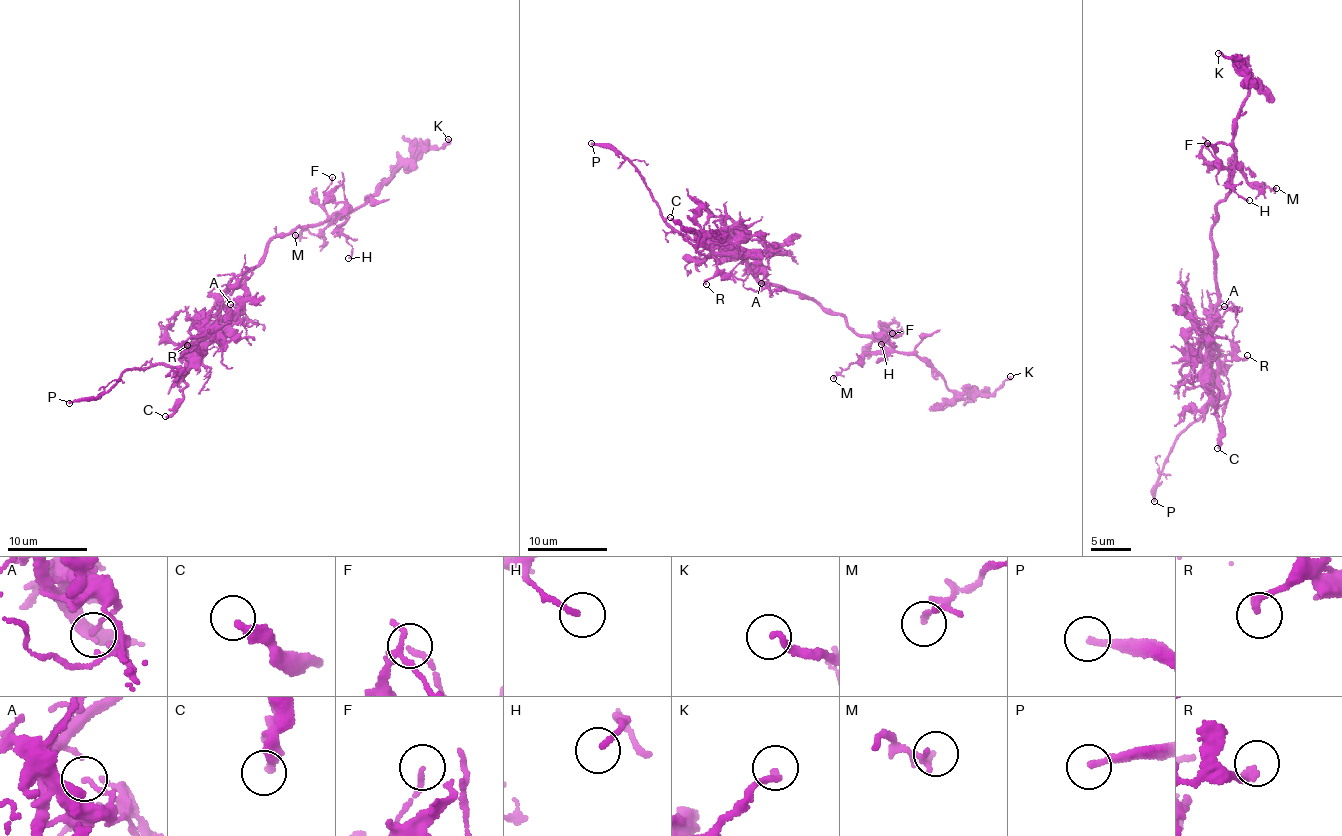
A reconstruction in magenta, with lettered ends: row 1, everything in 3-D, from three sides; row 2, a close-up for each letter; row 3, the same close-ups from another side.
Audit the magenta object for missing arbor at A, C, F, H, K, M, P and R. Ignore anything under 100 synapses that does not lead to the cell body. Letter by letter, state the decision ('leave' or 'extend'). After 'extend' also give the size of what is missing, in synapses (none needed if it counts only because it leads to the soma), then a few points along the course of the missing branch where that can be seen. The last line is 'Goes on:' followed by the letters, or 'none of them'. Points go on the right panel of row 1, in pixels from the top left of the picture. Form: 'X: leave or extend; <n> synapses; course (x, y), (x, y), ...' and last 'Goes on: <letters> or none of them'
A: leave
C: leave
F: leave
H: leave
K: leave
M: leave
P: extend
R: leave
Goes on: P

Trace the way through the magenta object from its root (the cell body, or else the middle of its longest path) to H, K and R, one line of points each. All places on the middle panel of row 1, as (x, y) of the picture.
H: (785, 289), (839, 313), (858, 333), (894, 345), (880, 338), (885, 336), (881, 344)
K: (785, 289), (839, 313), (863, 336), (873, 335), (887, 347), (916, 355), (953, 391), (994, 394), (1010, 376)
R: (785, 289), (764, 284), (743, 260), (723, 254), (719, 256), (717, 270), (706, 284)

